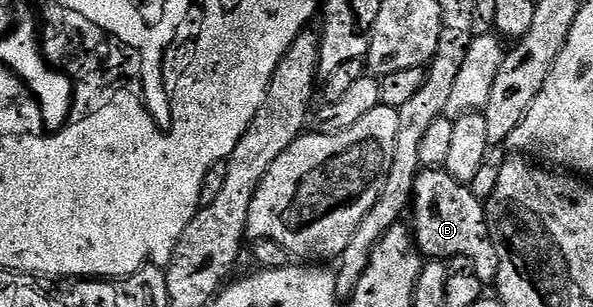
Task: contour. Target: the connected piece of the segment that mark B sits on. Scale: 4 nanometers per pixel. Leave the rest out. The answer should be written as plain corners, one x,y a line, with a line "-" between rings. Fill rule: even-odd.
422,169
418,172
418,179
414,182
414,198
412,200
412,234
416,240
416,247
423,256
434,261
449,261
458,256
467,258
471,262
471,270
483,285
490,285
498,278
498,258
496,245
492,245
492,237
488,233
486,224
486,209
483,200
477,199
470,192
465,183
458,183
445,169

